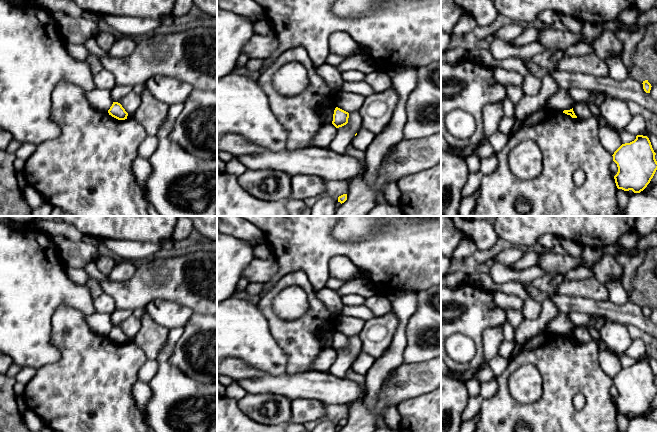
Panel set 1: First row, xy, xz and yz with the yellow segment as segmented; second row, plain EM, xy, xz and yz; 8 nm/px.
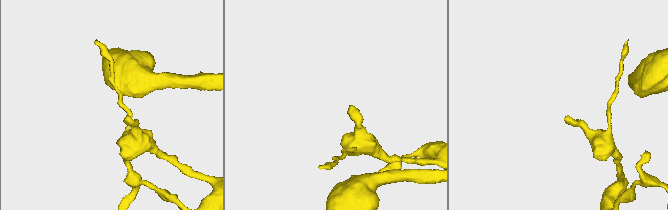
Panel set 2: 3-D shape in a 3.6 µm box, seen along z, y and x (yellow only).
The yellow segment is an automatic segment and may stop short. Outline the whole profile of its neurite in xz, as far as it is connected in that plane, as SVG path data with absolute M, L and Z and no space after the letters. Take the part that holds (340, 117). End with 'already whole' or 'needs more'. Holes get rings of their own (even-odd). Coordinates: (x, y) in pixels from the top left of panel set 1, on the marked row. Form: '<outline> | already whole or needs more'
M336 107L333 114L332 124L336 127L342 127L348 123L349 113Z | already whole

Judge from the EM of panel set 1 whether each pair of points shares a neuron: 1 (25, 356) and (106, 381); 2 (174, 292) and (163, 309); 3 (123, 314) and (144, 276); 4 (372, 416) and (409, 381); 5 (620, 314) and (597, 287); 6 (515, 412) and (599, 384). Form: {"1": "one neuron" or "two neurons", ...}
{"1": "two neurons", "2": "two neurons", "3": "two neurons", "4": "one neuron", "5": "two neurons", "6": "one neuron"}

